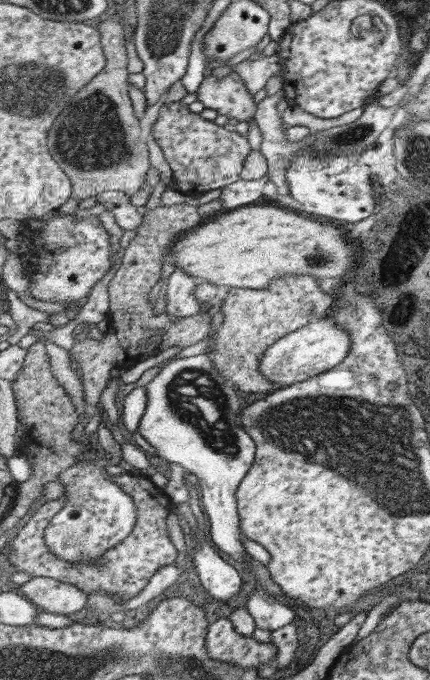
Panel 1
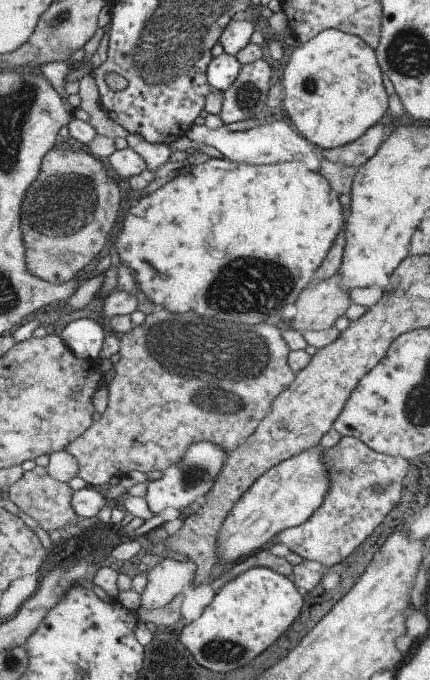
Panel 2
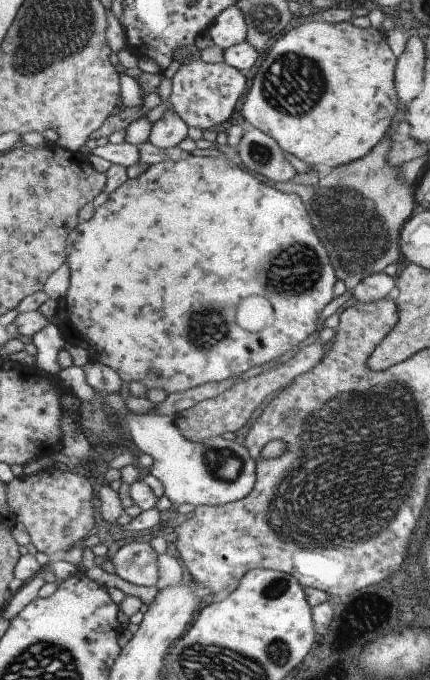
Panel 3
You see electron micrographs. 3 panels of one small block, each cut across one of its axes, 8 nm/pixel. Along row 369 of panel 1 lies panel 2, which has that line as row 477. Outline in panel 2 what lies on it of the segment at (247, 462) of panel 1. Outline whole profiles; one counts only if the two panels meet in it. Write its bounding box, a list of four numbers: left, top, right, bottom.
[145,442,229,516]

